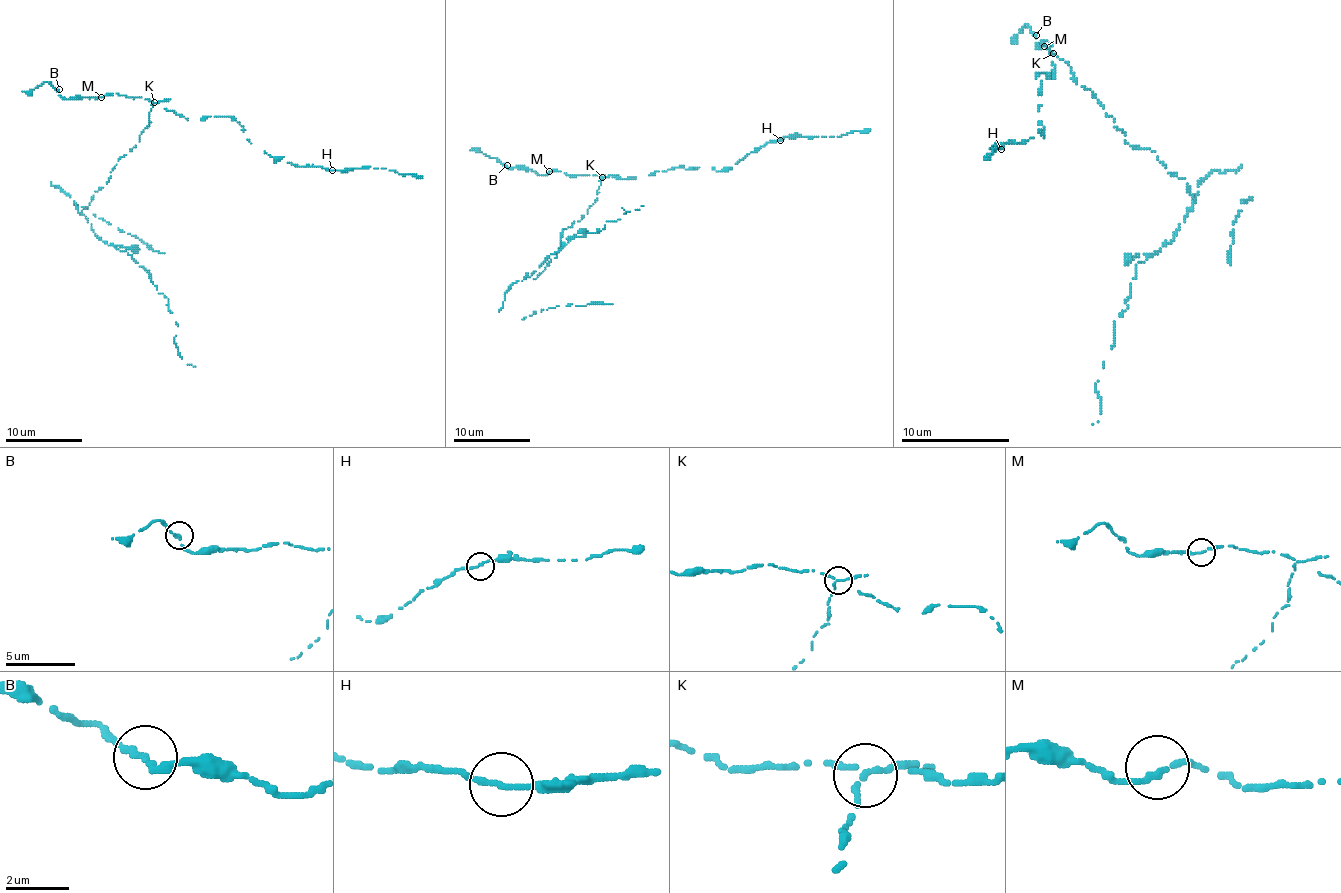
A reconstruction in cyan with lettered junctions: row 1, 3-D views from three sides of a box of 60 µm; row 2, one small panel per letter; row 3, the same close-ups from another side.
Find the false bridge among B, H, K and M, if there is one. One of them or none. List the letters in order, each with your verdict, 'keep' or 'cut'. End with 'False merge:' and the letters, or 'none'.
B: keep
H: keep
K: cut
M: keep
False merge: K

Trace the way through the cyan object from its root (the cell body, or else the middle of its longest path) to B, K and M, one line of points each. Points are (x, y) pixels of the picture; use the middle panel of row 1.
B: (587, 210), (597, 198), (601, 185), (599, 175), (566, 175), (560, 171), (537, 175), (530, 169), (507, 165)
K: (587, 210), (597, 198), (603, 177)
M: (587, 210), (597, 198), (601, 185), (599, 175), (566, 175), (560, 171), (549, 171)

